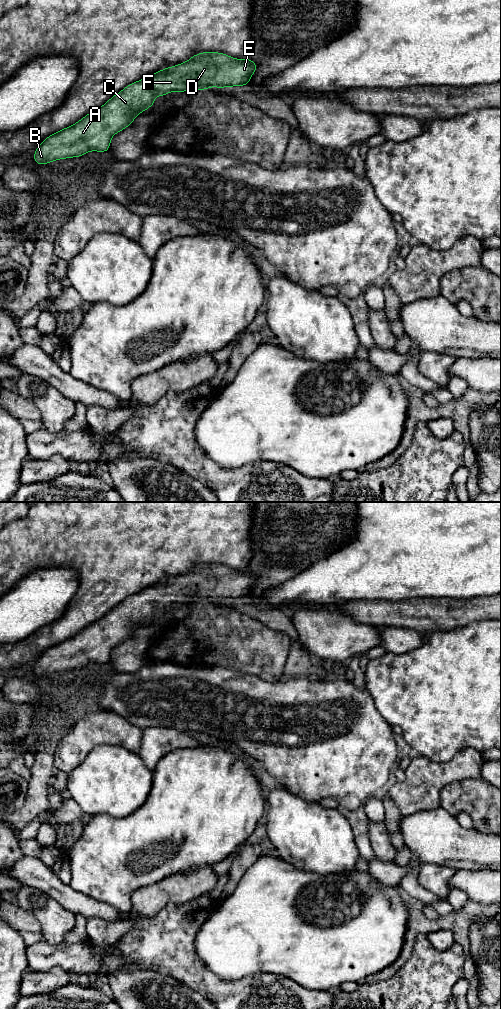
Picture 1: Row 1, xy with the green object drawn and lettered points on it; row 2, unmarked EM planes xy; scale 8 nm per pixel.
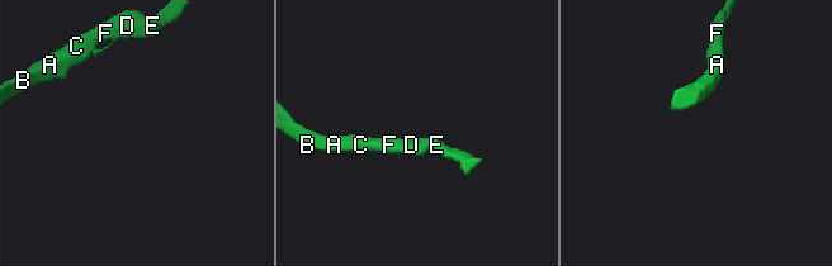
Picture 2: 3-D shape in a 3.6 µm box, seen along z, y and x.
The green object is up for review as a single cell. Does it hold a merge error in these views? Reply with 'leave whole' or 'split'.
leave whole

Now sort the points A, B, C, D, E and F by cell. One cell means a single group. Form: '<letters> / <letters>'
A B C D E F

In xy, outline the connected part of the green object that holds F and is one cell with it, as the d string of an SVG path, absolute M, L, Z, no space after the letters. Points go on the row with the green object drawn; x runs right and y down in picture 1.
M201 52L193 55L186 62L159 70L129 84L75 124L48 136L37 146L33 160L38 165L45 165L60 159L81 157L89 151L108 152L112 137L130 126L140 113L153 107L157 96L173 91L183 93L190 89L202 91L209 87L247 86L256 69L257 64L249 58L236 59L220 52Z

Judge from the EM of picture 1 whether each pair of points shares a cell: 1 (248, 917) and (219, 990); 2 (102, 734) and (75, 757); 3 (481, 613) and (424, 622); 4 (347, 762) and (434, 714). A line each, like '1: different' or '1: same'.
1: different
2: same
3: same
4: different

